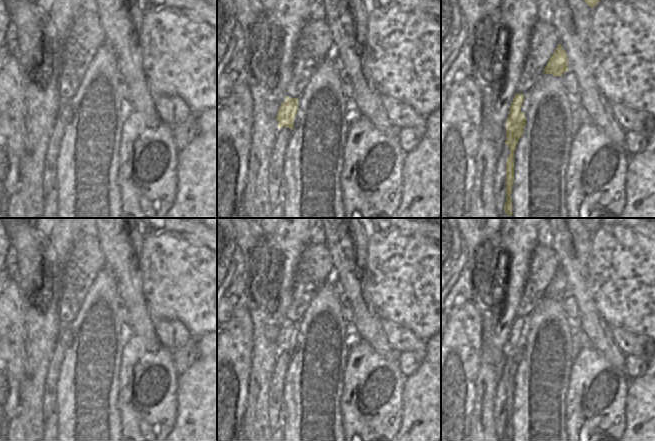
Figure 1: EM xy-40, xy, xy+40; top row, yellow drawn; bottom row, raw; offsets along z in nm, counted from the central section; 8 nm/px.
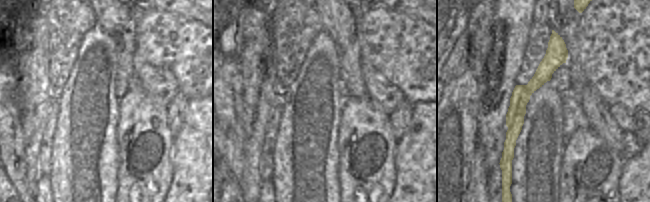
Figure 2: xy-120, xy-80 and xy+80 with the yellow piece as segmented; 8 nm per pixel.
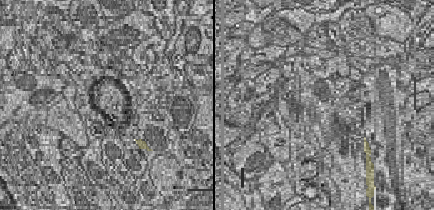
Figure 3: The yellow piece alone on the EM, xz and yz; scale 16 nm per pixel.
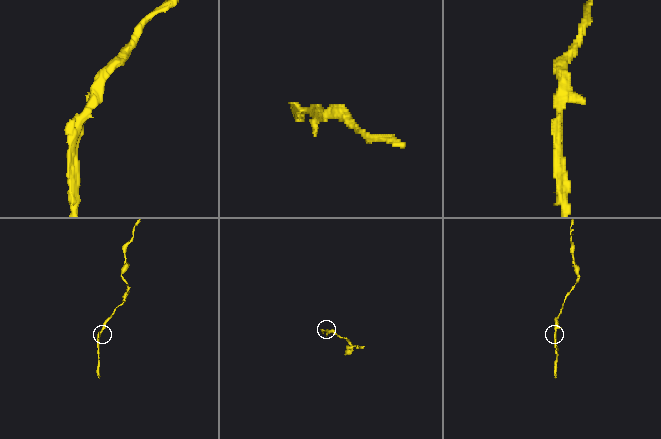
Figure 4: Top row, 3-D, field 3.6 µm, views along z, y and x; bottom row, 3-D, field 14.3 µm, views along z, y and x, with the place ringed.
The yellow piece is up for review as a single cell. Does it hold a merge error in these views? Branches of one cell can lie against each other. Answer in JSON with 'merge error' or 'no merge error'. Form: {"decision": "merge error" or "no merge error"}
{"decision": "no merge error"}

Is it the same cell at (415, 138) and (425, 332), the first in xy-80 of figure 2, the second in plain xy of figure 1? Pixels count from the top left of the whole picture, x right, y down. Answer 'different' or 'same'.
different

